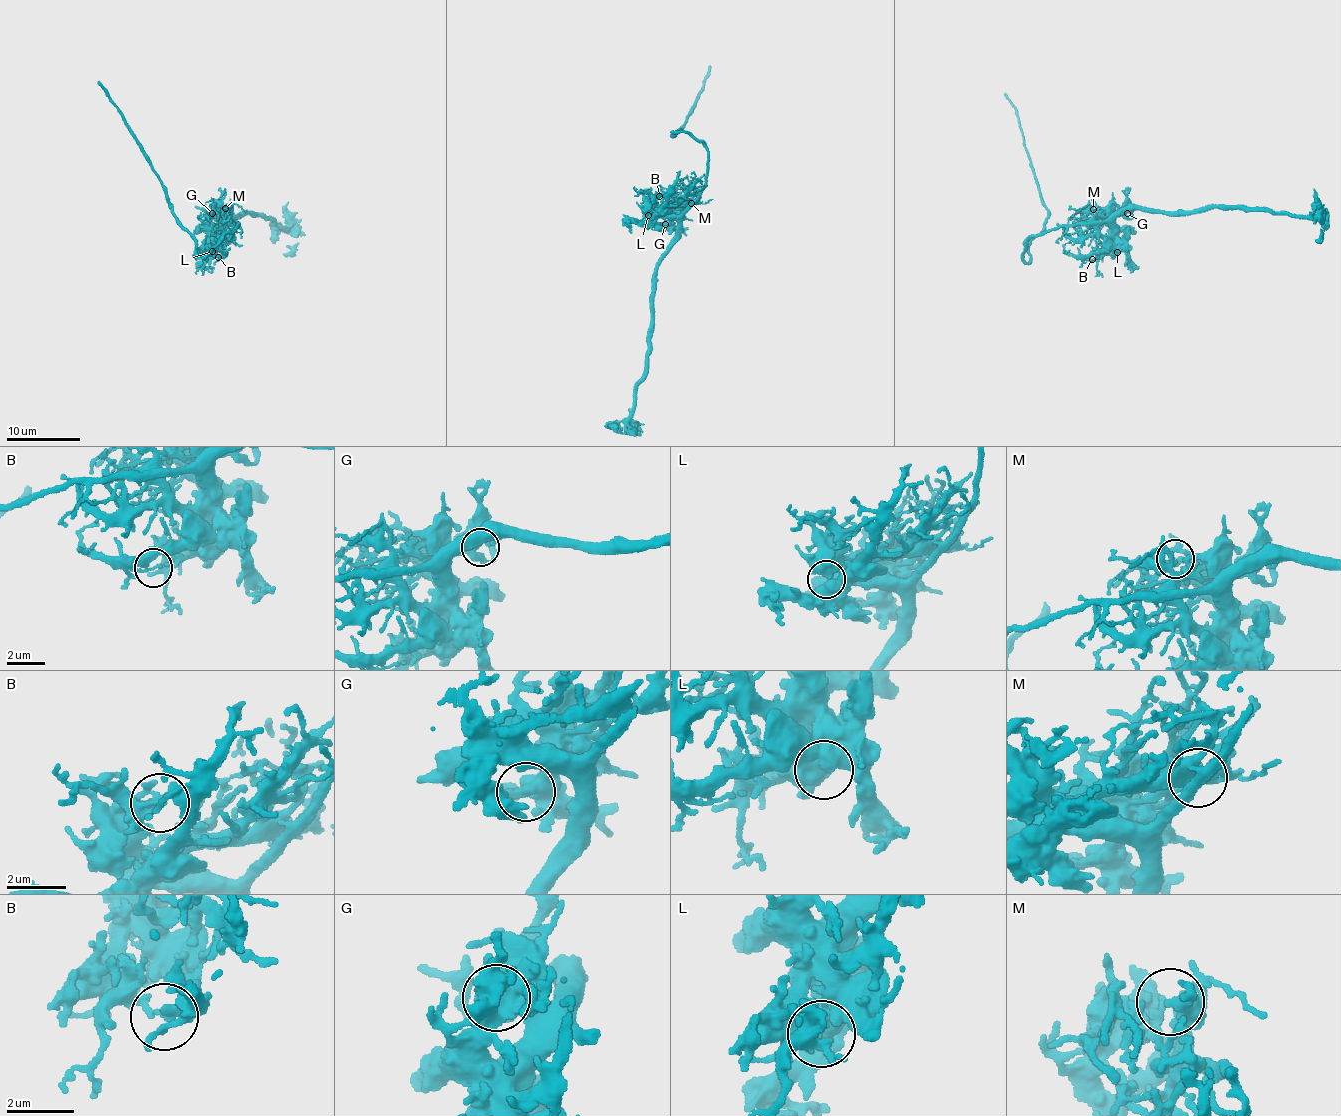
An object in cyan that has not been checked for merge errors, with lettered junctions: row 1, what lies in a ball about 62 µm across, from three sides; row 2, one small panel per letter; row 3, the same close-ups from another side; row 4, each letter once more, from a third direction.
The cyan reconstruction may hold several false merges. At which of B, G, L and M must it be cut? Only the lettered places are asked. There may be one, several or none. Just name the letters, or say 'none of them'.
none of them

